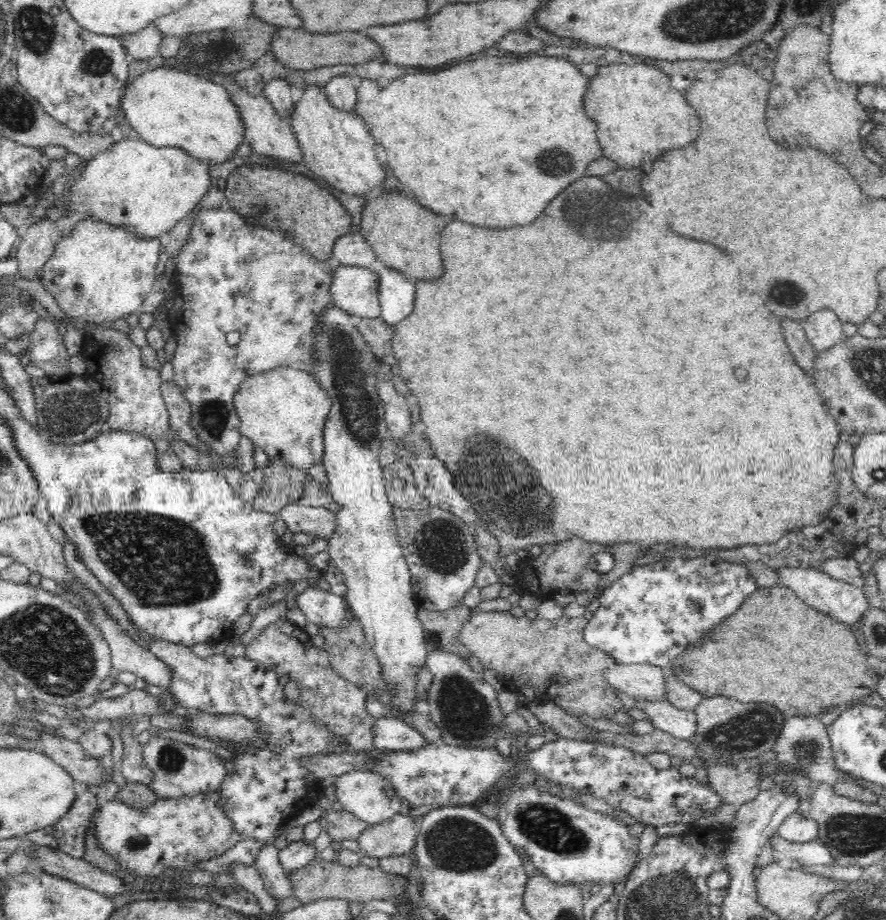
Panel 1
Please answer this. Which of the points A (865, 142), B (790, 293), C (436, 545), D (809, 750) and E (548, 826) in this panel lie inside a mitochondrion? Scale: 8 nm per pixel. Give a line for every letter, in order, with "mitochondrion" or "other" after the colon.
A: other
B: other
C: mitochondrion
D: mitochondrion
E: mitochondrion

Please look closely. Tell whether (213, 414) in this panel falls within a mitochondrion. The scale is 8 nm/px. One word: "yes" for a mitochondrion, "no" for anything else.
yes

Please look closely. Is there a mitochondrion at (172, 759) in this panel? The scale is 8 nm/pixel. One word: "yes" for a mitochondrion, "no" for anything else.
yes

